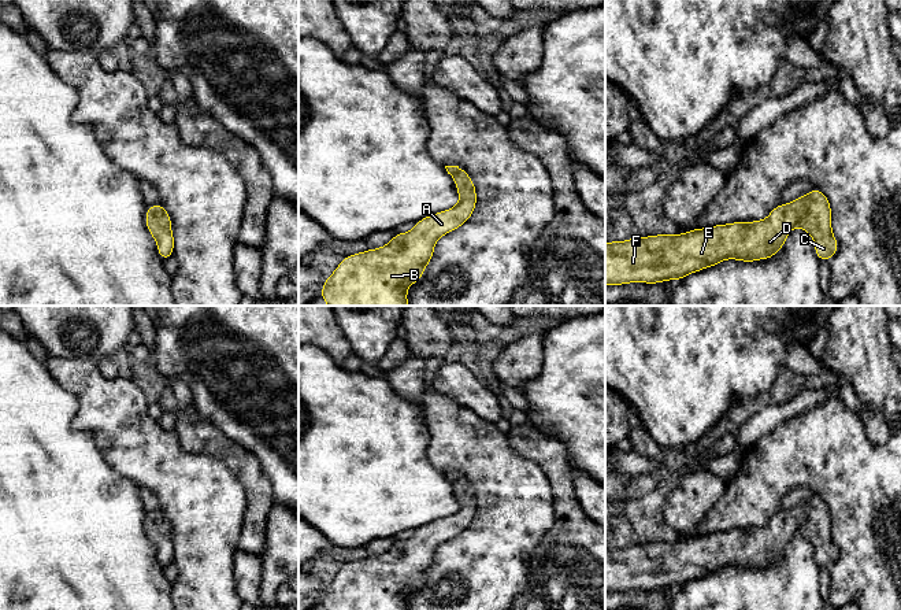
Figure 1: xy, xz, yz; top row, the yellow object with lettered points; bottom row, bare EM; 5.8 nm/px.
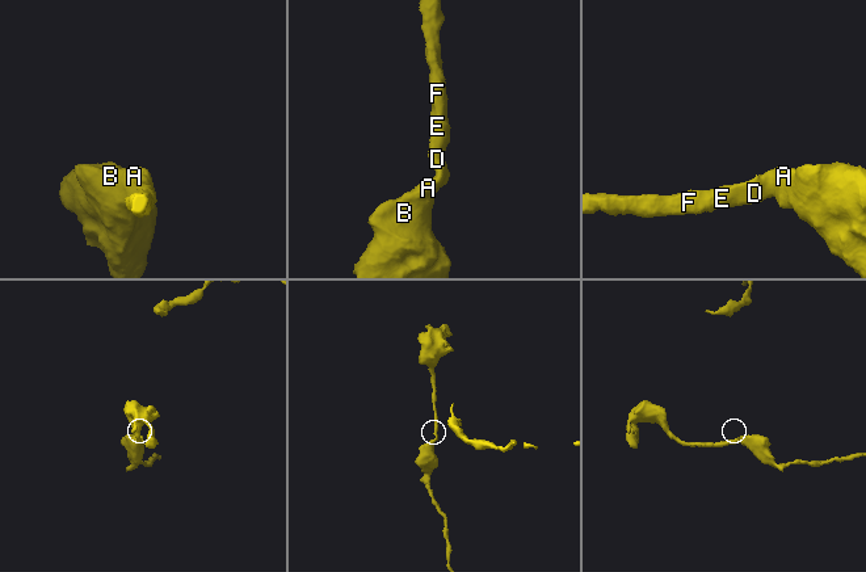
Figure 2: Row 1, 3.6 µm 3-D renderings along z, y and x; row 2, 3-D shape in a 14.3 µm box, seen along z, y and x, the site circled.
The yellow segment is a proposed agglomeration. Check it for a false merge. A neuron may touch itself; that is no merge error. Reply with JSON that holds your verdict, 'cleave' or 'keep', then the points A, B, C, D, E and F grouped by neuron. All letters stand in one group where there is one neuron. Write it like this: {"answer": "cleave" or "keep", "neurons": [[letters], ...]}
{"answer": "keep", "neurons": [["A", "B", "C", "D", "E", "F"]]}

